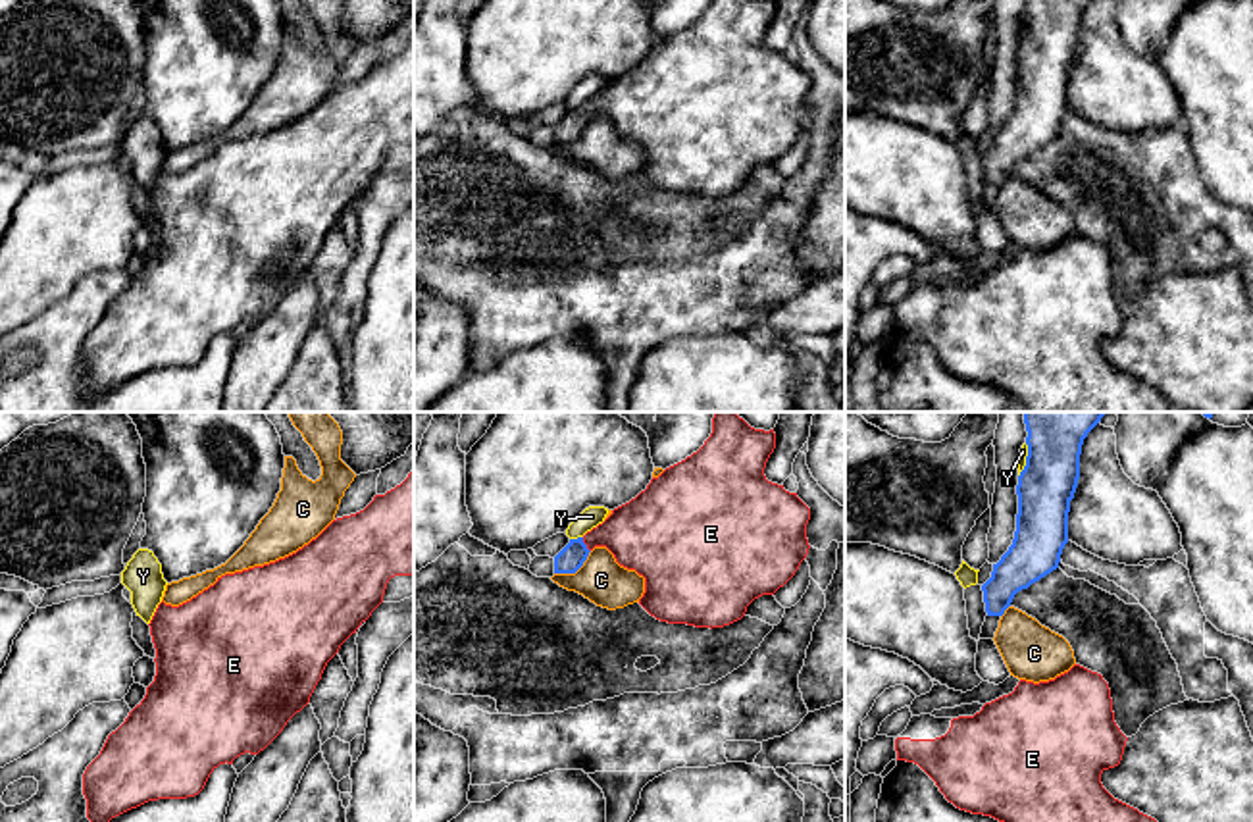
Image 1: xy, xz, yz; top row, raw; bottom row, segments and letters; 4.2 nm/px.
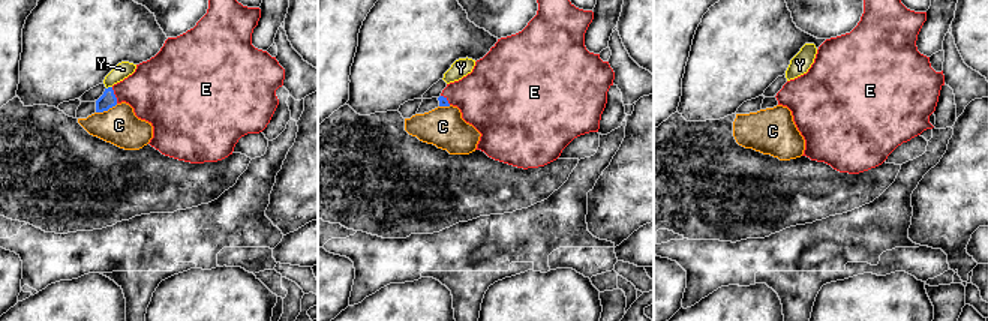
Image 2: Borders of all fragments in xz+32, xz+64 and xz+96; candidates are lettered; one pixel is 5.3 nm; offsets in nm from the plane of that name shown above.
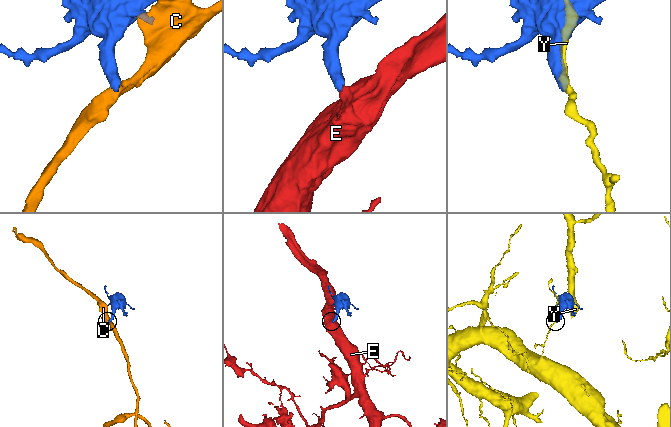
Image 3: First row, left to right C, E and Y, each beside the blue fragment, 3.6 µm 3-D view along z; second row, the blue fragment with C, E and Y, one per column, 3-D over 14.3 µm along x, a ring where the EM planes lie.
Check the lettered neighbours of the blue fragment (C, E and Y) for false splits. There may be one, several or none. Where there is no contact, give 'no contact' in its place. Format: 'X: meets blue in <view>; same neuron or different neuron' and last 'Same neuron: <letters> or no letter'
C: meets blue in xz; different neuron
E: meets blue in xz; same neuron
Y: meets blue in xz; different neuron
Same neuron: E

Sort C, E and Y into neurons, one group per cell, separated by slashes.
C / E / Y

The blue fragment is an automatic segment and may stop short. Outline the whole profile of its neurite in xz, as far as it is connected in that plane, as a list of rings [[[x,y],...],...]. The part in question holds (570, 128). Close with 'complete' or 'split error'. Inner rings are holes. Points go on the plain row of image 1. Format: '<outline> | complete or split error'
[[[712,0],[697,21],[652,46],[645,60],[614,77],[583,106],[570,108],[554,125],[554,142],[575,142],[595,116],[606,116],[620,135],[645,146],[639,173],[656,189],[710,198],[741,189],[754,167],[774,164],[795,144],[810,117],[806,108],[810,77],[797,62],[764,44],[774,17],[774,0]]] | split error

